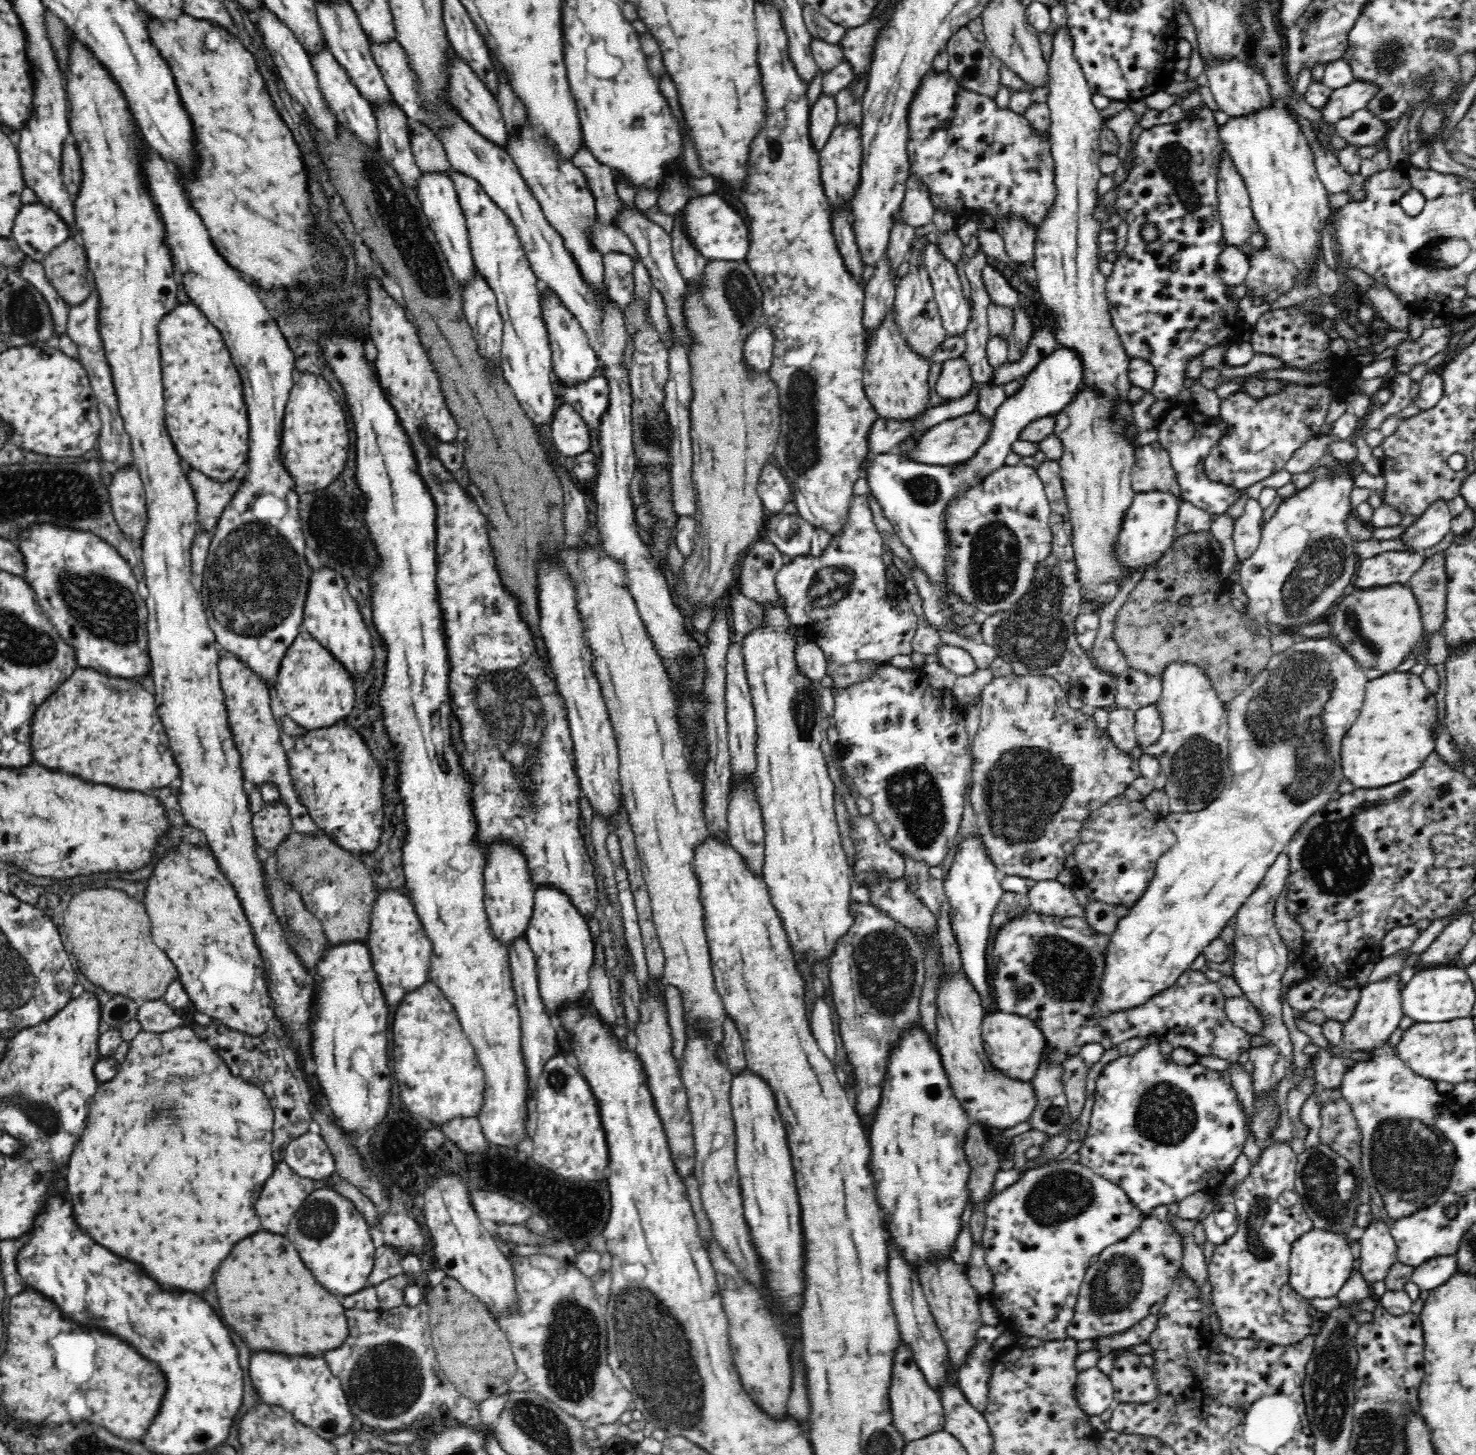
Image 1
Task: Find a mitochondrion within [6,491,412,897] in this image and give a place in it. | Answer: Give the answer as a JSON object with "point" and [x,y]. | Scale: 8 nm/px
{"point":[255,577]}

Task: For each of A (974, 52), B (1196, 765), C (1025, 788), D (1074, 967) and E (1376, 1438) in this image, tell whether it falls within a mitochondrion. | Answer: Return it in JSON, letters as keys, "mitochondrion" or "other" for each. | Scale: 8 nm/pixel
{"A":"mitochondrion","B":"mitochondrion","C":"mitochondrion","D":"mitochondrion","E":"mitochondrion"}

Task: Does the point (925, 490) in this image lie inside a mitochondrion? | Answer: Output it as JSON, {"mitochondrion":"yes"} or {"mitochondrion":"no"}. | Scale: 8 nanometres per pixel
{"mitochondrion":"yes"}

